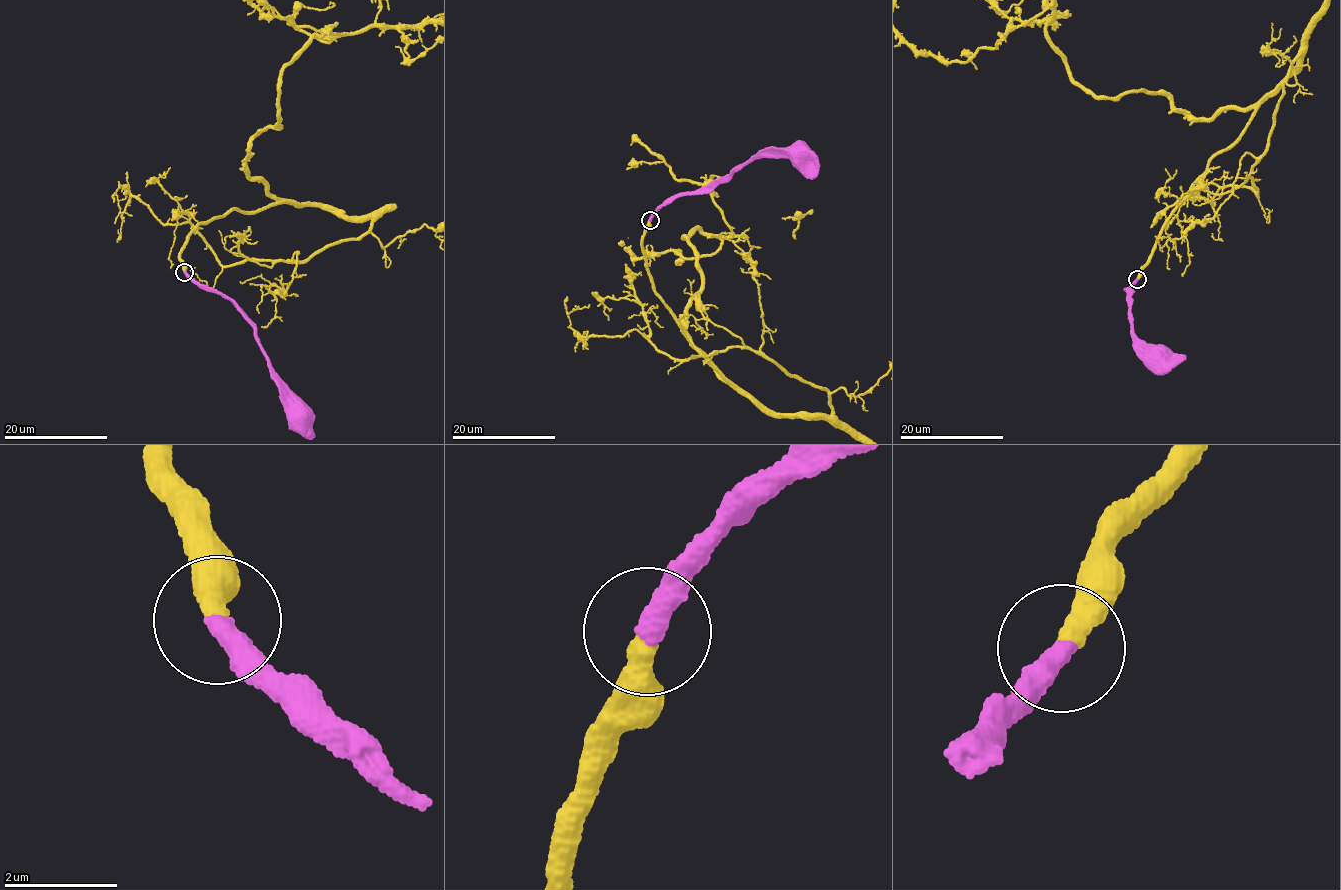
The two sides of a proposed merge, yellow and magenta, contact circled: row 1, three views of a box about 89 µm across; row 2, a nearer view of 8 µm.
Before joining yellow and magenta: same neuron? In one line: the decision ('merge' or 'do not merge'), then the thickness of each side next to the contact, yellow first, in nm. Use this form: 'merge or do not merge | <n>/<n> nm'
merge | 400/400 nm

